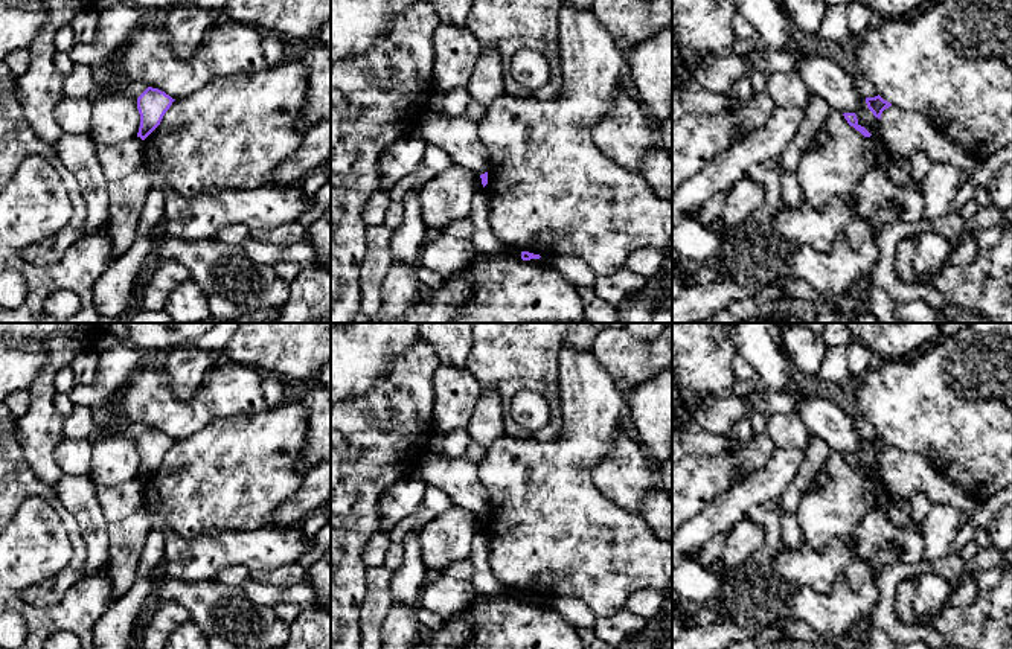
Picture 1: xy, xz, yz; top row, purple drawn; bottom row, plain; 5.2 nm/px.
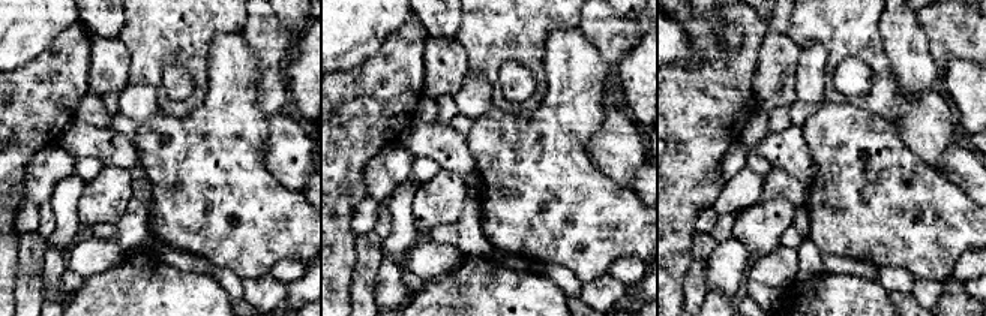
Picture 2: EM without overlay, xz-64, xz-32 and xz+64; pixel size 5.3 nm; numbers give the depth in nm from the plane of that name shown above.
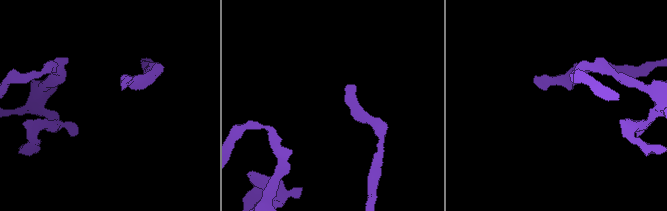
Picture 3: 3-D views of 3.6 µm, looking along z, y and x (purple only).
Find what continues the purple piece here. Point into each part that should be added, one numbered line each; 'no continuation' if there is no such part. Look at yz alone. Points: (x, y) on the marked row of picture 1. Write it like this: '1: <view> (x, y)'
no continuation

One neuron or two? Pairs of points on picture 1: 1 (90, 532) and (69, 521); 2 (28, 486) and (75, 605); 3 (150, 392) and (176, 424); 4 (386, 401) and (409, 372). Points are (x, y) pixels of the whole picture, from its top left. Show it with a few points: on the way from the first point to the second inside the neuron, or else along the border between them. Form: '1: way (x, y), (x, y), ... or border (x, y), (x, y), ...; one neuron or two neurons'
1: border (58, 495), (76, 521), (86, 547), (86, 561); two neurons
2: border (16, 512), (26, 500), (41, 497), (61, 520); two neurons
3: way (151, 399), (168, 416); one neuron
4: way (393, 393), (406, 380); one neuron

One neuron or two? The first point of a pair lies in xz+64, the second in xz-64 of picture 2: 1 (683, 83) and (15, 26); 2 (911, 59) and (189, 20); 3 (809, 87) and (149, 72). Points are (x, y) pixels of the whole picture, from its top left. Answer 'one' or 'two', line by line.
1: two
2: two
3: two

